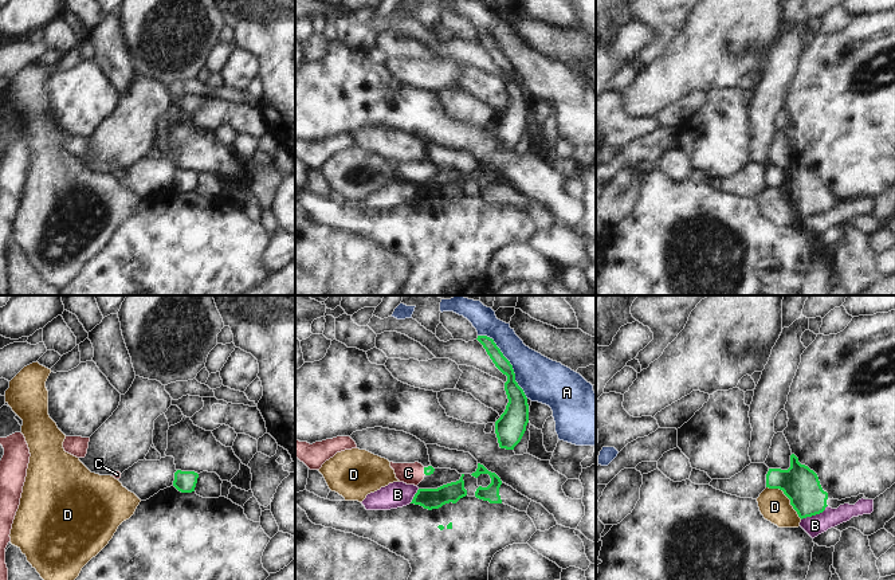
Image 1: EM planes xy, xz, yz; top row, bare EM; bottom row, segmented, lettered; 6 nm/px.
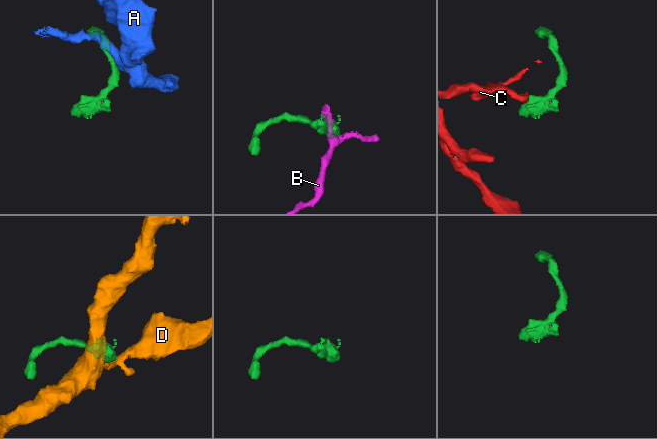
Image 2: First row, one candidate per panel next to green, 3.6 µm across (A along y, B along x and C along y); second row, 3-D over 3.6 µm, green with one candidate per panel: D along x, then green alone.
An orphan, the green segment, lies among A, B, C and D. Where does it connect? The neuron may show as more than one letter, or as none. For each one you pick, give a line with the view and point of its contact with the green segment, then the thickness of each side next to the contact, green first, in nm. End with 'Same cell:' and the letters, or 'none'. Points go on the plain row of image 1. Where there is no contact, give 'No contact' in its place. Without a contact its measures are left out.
C: Touches green at xz (424, 171). Thickness 50 nm (green) against 130 nm
Same cell: C.

